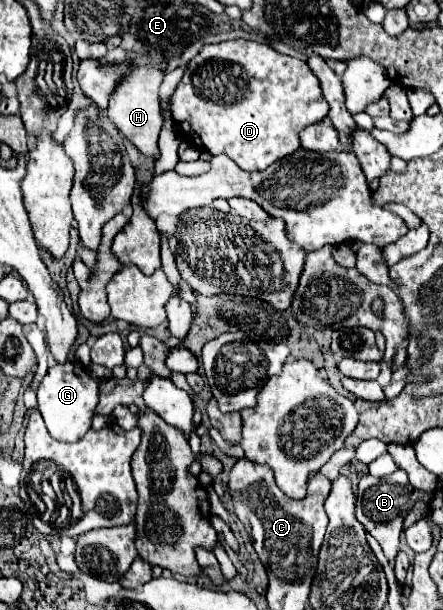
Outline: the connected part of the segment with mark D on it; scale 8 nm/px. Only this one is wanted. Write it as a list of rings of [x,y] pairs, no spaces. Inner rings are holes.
[[[242,38],[202,46],[200,54],[190,60],[182,82],[172,94],[172,116],[180,134],[200,150],[230,156],[242,170],[266,170],[276,160],[290,156],[300,148],[298,134],[306,126],[320,122],[326,114],[328,102],[322,98],[318,78],[304,60]]]

